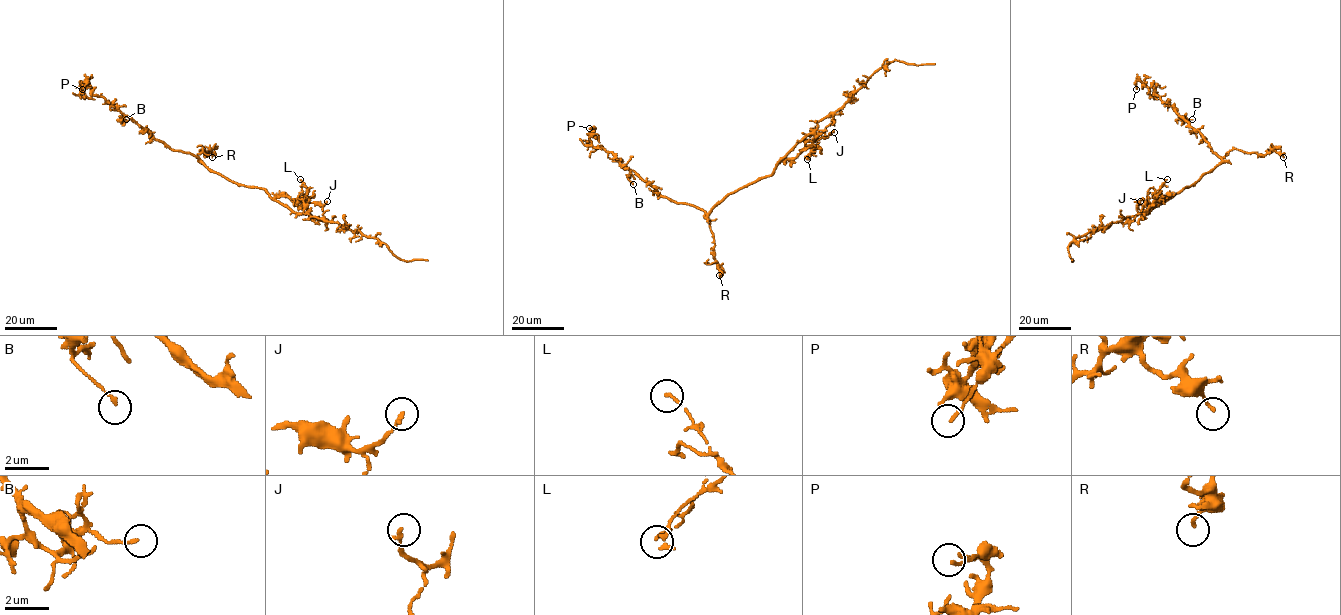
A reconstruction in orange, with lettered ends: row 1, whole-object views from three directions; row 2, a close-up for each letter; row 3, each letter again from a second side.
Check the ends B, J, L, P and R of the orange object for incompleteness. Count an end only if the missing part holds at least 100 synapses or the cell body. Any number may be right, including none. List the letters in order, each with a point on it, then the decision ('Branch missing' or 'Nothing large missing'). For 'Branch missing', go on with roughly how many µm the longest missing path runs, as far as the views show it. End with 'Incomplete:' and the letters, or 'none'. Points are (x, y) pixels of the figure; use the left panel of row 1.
B: Place: (126, 119). Nothing large missing
J: Place: (327, 201). Nothing large missing
L: Place: (300, 179). Nothing large missing
P: Place: (82, 89). Nothing large missing
R: Place: (212, 157). Nothing large missing
Incomplete: none

